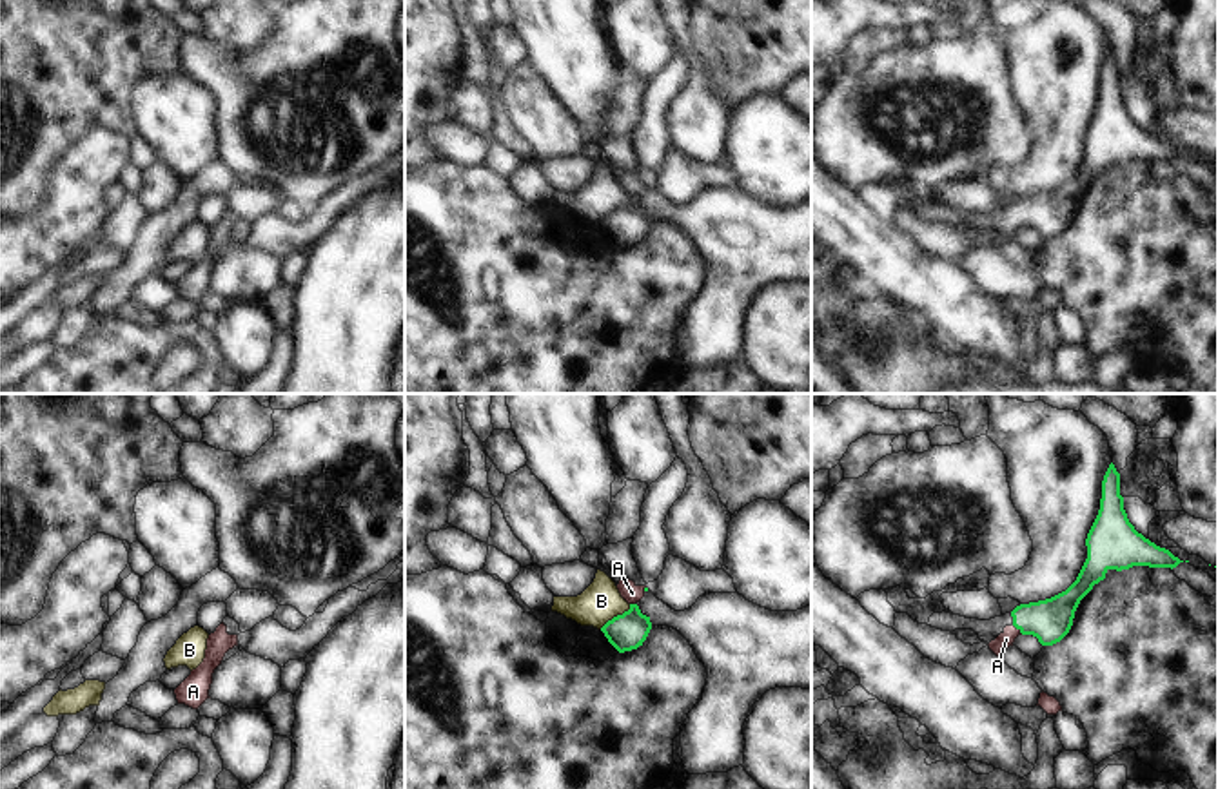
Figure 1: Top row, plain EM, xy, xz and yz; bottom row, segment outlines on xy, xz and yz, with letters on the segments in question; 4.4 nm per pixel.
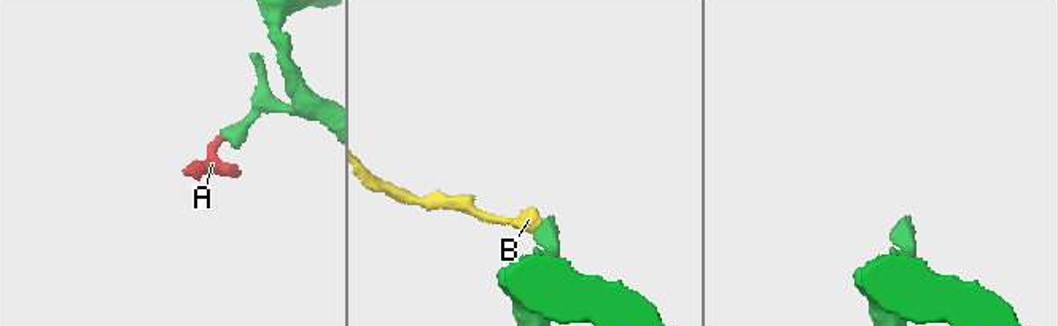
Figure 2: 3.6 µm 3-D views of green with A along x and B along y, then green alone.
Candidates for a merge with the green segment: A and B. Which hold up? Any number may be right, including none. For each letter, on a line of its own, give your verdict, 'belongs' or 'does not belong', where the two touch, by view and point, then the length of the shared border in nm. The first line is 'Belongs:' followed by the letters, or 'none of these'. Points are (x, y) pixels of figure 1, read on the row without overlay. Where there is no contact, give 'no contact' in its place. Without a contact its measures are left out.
Belongs: A
A: belongs; meets green in yz at (1019, 222); contact 60 nm long
B: does not belong; meets green in xz at (618, 209); contact 180 nm long

